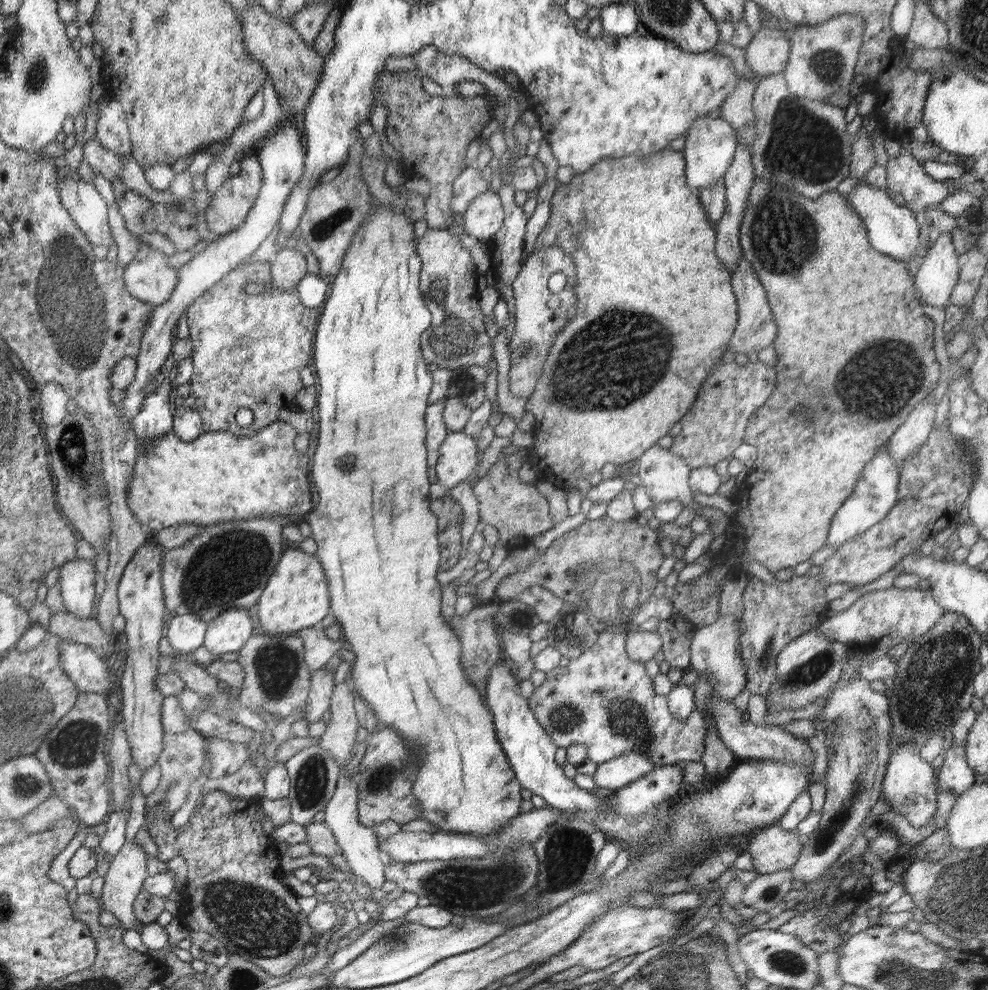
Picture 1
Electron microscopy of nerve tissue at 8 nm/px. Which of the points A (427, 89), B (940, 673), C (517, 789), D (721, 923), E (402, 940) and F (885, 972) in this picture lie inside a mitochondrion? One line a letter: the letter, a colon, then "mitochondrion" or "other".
A: other
B: mitochondrion
C: other
D: other
E: mitochondrion
F: mitochondrion

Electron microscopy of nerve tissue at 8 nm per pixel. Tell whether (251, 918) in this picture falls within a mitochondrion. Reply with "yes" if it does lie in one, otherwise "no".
yes

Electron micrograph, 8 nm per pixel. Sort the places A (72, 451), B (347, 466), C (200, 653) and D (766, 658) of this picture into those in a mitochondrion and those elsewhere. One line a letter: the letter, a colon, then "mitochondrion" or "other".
A: mitochondrion
B: other
C: other
D: mitochondrion

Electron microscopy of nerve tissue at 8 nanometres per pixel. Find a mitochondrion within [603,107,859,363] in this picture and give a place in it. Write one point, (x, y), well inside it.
(782, 235)

